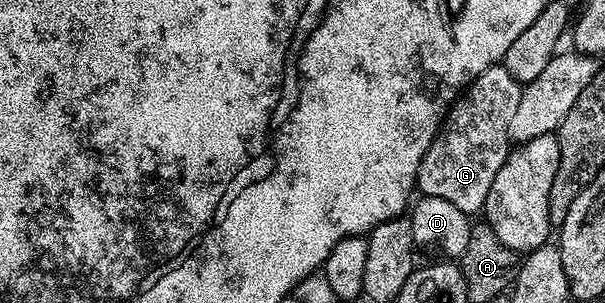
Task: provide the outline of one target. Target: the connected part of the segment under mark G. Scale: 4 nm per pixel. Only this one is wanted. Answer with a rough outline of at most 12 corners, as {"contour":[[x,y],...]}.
{"contour":[[490,66],[418,167],[422,196],[482,212],[522,84]]}

